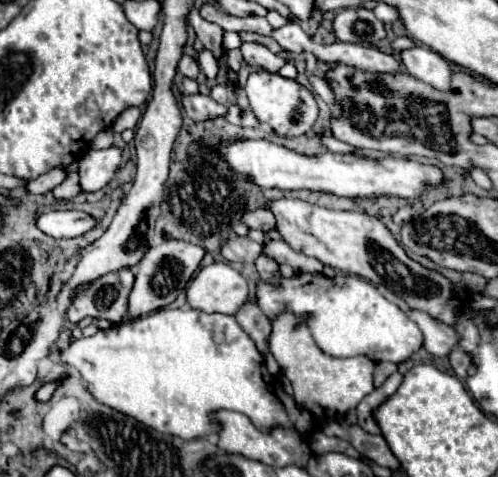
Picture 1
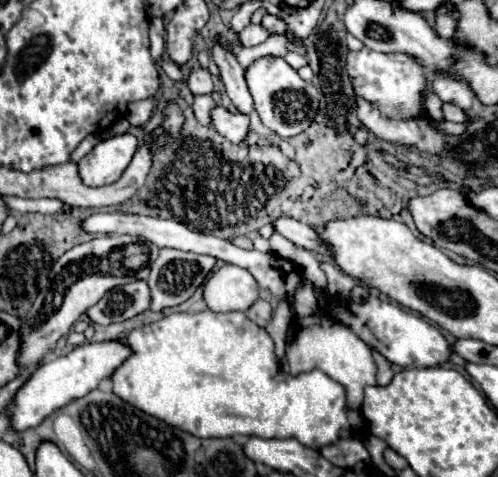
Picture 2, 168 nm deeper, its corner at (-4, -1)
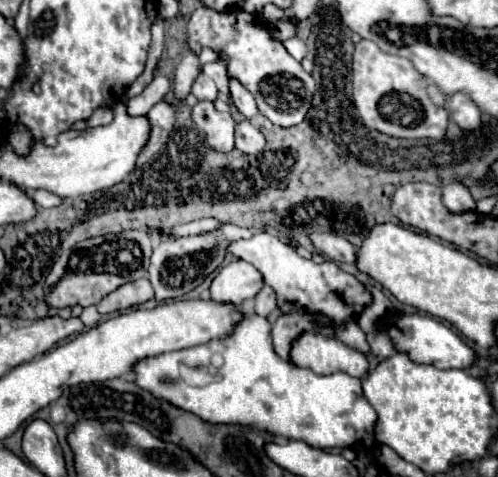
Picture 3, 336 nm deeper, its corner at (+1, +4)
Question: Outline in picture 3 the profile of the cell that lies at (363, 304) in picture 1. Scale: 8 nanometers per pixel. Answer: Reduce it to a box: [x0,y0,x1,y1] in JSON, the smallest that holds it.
[388,315,476,369]

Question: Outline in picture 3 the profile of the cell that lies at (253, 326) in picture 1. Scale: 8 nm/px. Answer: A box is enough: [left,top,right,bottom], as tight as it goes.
[254,285,276,317]

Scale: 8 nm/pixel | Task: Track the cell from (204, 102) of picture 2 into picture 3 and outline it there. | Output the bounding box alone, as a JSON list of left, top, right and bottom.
[192,101,236,153]

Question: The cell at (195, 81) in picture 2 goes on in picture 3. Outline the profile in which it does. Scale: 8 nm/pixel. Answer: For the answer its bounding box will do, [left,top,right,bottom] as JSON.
[192,73,218,101]

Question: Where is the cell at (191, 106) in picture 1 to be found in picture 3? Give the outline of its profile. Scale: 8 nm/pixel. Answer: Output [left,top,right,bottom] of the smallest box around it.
[236,121,266,155]

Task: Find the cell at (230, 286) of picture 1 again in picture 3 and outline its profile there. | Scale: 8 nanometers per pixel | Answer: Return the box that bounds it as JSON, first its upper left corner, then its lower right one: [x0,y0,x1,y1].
[210,259,264,305]

